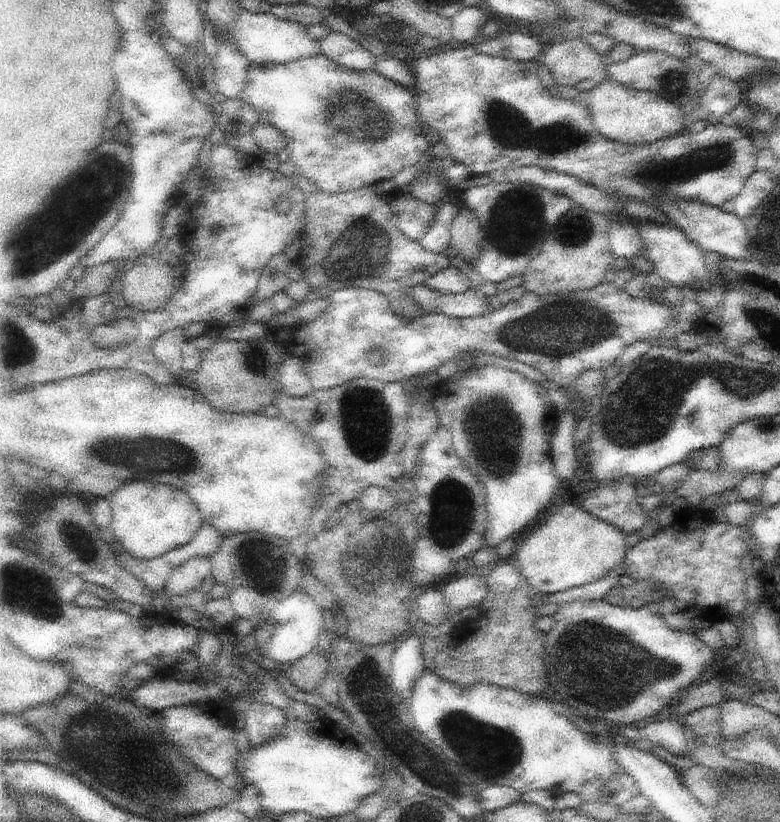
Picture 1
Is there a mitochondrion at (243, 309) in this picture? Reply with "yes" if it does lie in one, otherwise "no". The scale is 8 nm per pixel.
no

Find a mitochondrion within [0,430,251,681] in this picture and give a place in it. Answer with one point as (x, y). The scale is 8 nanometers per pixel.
(146, 456)

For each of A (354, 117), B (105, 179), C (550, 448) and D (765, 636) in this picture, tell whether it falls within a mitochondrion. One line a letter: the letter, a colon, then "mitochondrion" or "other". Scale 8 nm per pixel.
A: mitochondrion
B: mitochondrion
C: other
D: other

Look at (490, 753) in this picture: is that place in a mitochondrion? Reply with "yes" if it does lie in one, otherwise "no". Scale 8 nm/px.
yes

